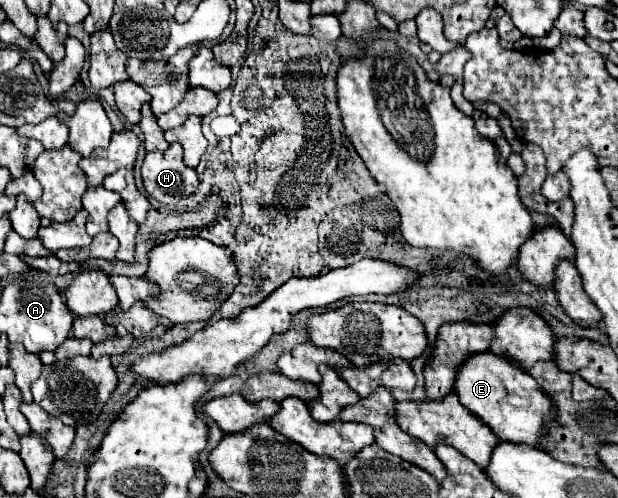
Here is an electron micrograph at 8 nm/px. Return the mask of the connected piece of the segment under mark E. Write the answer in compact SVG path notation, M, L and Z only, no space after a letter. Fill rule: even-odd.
M491 351L469 355L457 369L455 393L463 407L475 417L485 421L501 441L537 445L541 427L553 419L553 405L549 397L539 389L535 379L505 355ZM517 399L517 401L515 401Z

